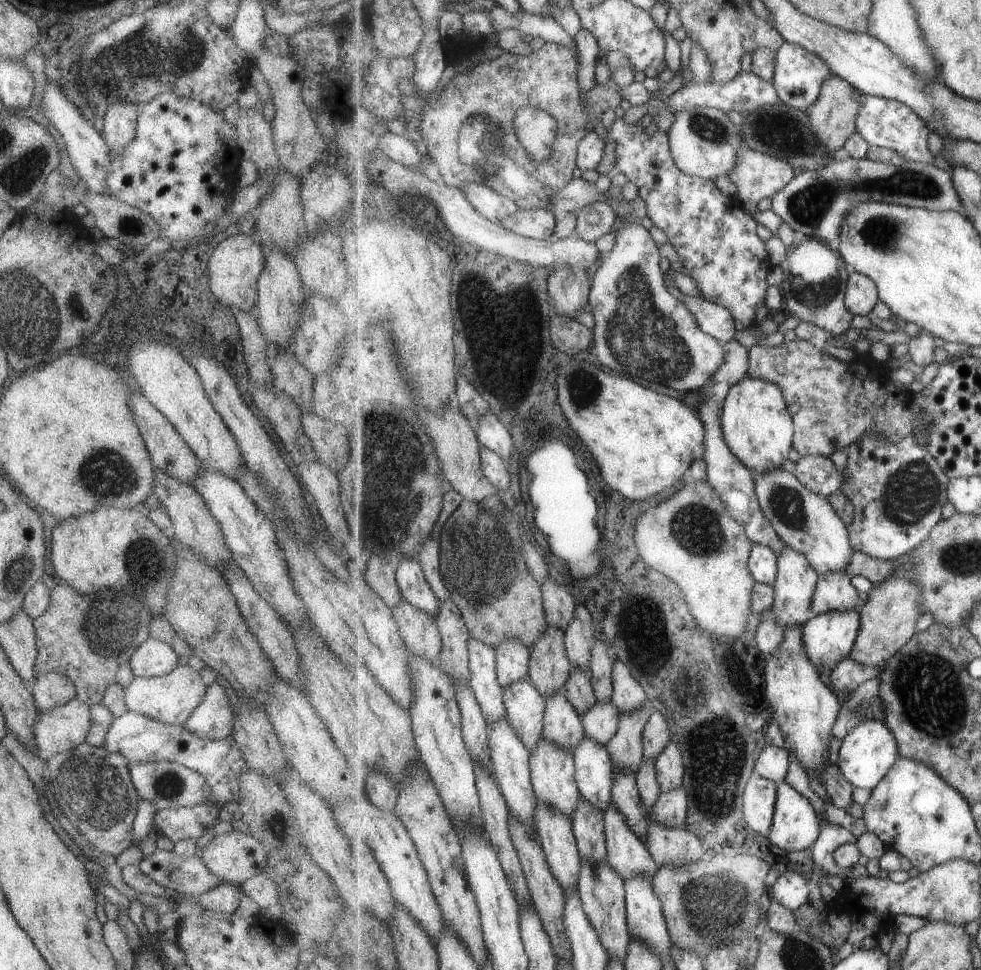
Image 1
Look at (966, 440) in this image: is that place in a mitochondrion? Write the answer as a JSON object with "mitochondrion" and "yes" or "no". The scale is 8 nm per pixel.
{"mitochondrion":"no"}

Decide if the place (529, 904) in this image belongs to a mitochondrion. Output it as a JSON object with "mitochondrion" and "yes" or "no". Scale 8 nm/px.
{"mitochondrion":"no"}

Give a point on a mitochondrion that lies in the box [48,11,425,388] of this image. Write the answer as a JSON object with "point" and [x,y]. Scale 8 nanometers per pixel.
{"point":[172,51]}

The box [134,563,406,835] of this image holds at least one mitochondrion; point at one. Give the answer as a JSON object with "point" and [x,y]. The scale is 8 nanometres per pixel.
{"point":[168,785]}

